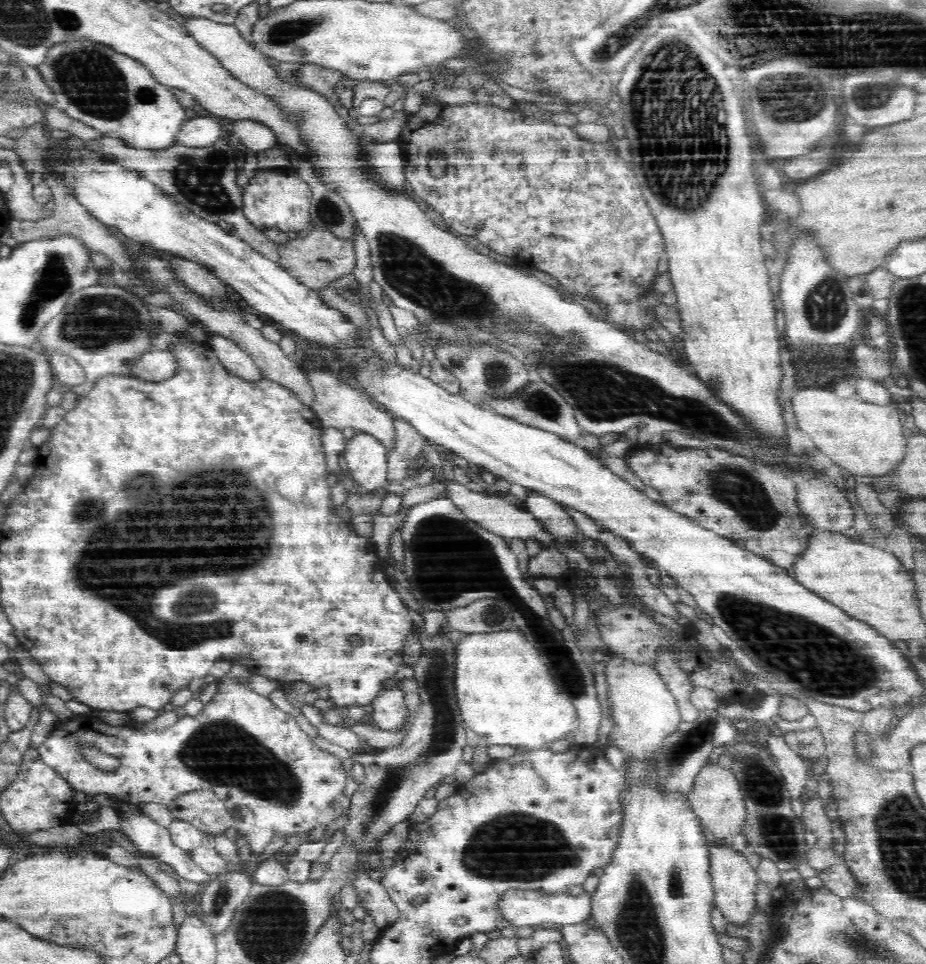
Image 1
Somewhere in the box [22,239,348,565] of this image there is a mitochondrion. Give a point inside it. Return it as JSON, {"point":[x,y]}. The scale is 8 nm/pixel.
{"point":[98,321]}

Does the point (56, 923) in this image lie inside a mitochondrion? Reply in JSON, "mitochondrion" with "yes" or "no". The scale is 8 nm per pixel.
{"mitochondrion":"yes"}

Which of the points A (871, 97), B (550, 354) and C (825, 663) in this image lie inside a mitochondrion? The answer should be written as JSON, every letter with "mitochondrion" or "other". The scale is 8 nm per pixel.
{"A":"mitochondrion","B":"mitochondrion","C":"mitochondrion"}

